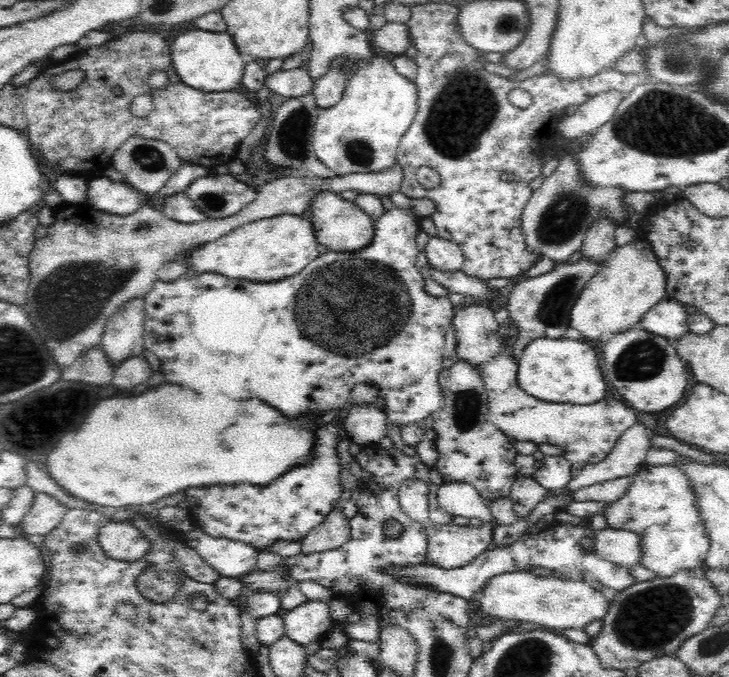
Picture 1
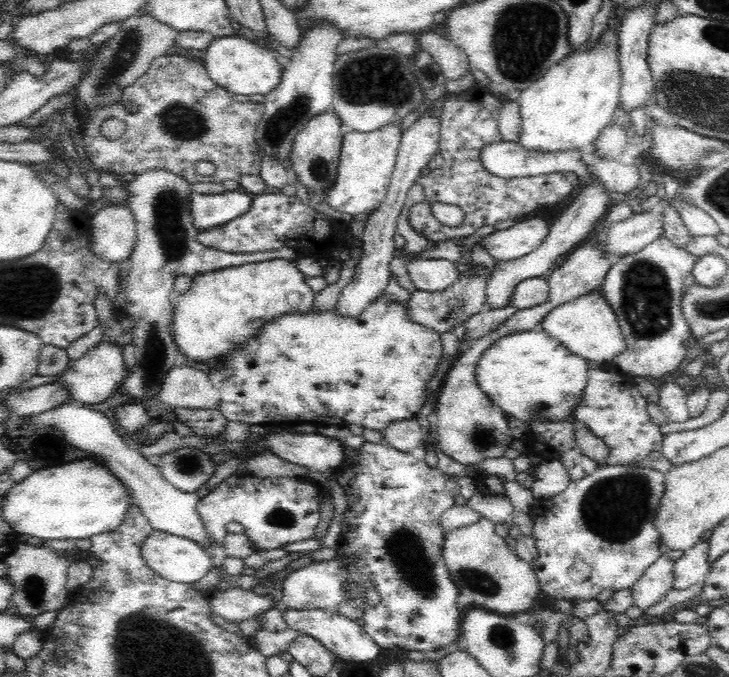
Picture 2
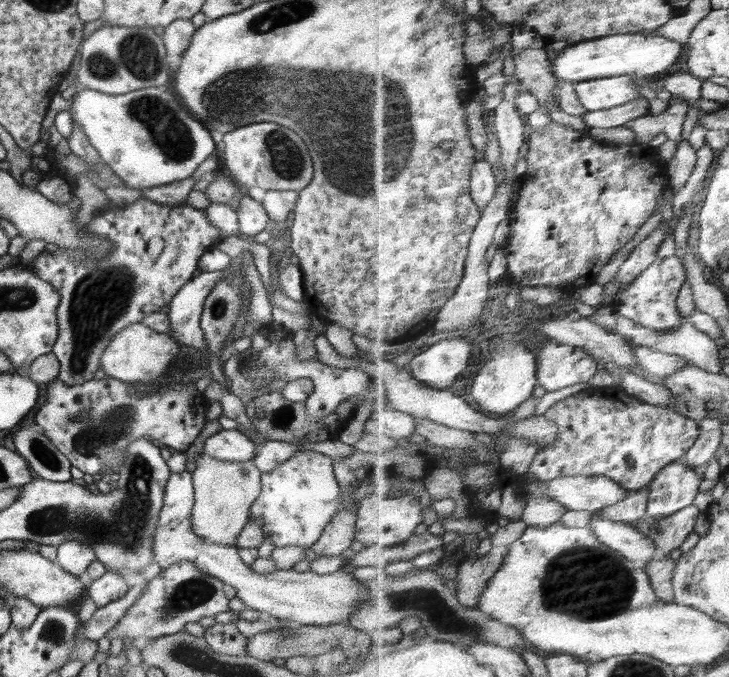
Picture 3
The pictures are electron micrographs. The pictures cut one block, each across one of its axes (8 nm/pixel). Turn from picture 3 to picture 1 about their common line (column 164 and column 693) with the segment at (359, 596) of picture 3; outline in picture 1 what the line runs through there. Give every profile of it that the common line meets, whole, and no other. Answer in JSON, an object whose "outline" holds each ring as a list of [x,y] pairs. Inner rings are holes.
{"outline":[[[647,463],[634,476],[626,494],[606,506],[608,527],[628,529],[640,535],[640,564],[658,577],[674,576],[678,571],[704,566],[710,539],[706,523],[700,519],[696,491],[688,476],[676,466],[651,466]]]}

